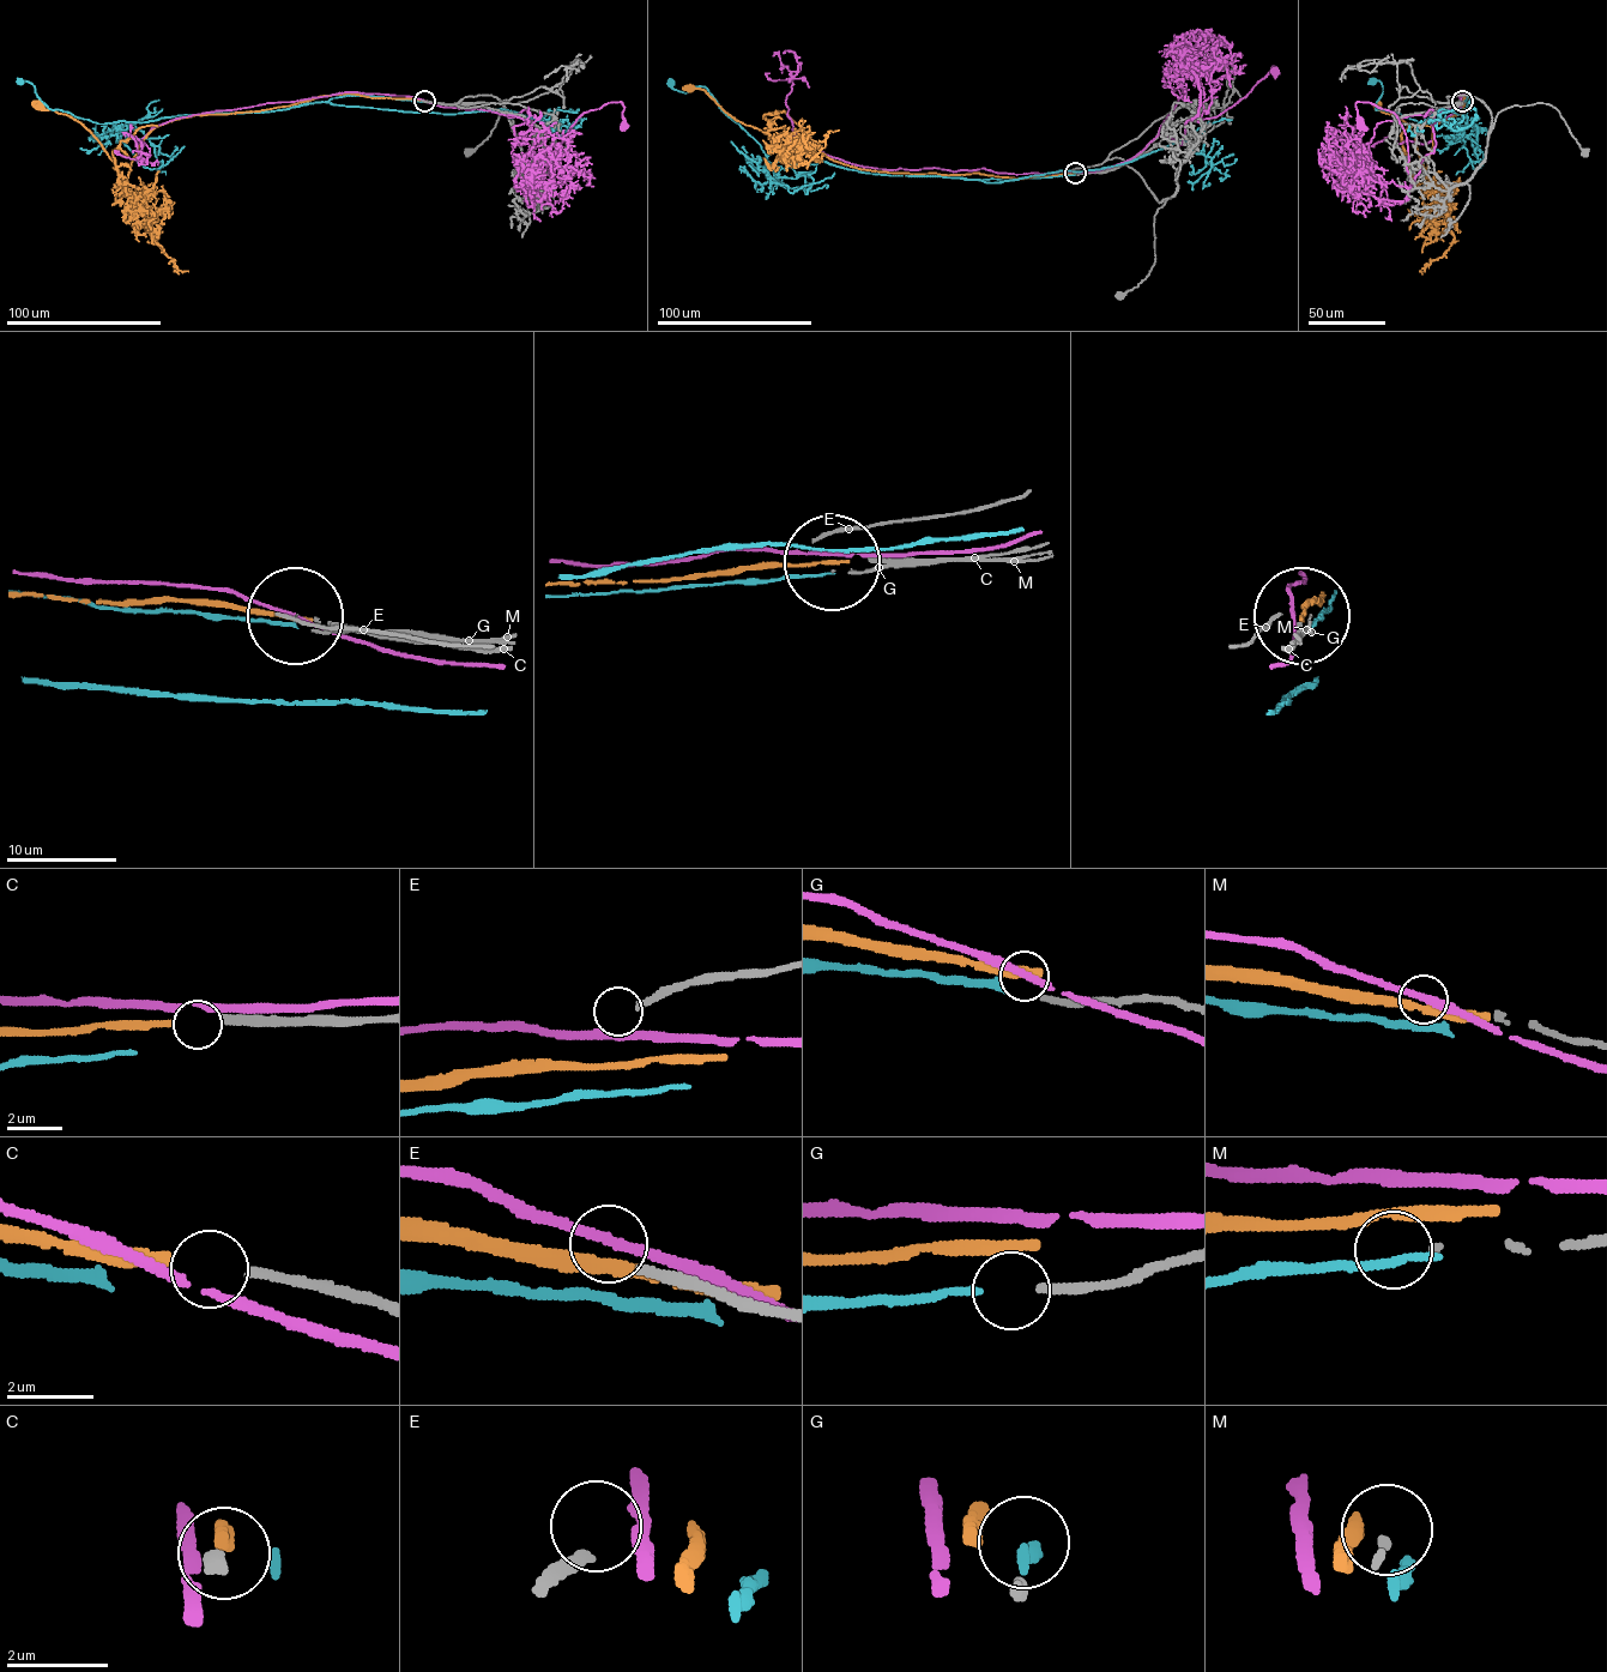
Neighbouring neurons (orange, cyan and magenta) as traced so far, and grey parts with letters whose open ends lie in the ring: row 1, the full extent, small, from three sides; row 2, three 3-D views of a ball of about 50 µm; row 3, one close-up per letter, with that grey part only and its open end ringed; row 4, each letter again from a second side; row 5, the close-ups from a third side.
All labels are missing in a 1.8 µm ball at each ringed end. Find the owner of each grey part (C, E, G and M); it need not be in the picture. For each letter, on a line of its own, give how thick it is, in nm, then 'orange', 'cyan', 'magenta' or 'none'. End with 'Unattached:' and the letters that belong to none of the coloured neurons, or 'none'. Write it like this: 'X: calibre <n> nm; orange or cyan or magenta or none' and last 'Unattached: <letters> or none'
C: calibre 240 nm; orange
E: calibre 240 nm; none
G: calibre 220 nm; cyan
M: calibre 120 nm; none
Unattached: E, M

